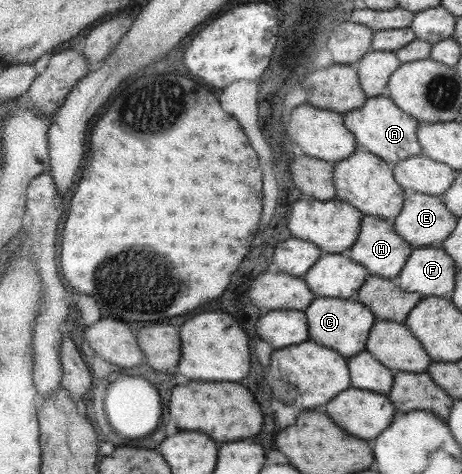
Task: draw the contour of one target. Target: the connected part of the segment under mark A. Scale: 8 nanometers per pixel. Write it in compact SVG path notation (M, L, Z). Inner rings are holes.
M386 94L367 98L359 109L343 115L343 123L353 134L358 148L376 155L389 165L395 165L407 157L422 153L416 138L416 129L420 122L403 113Z

